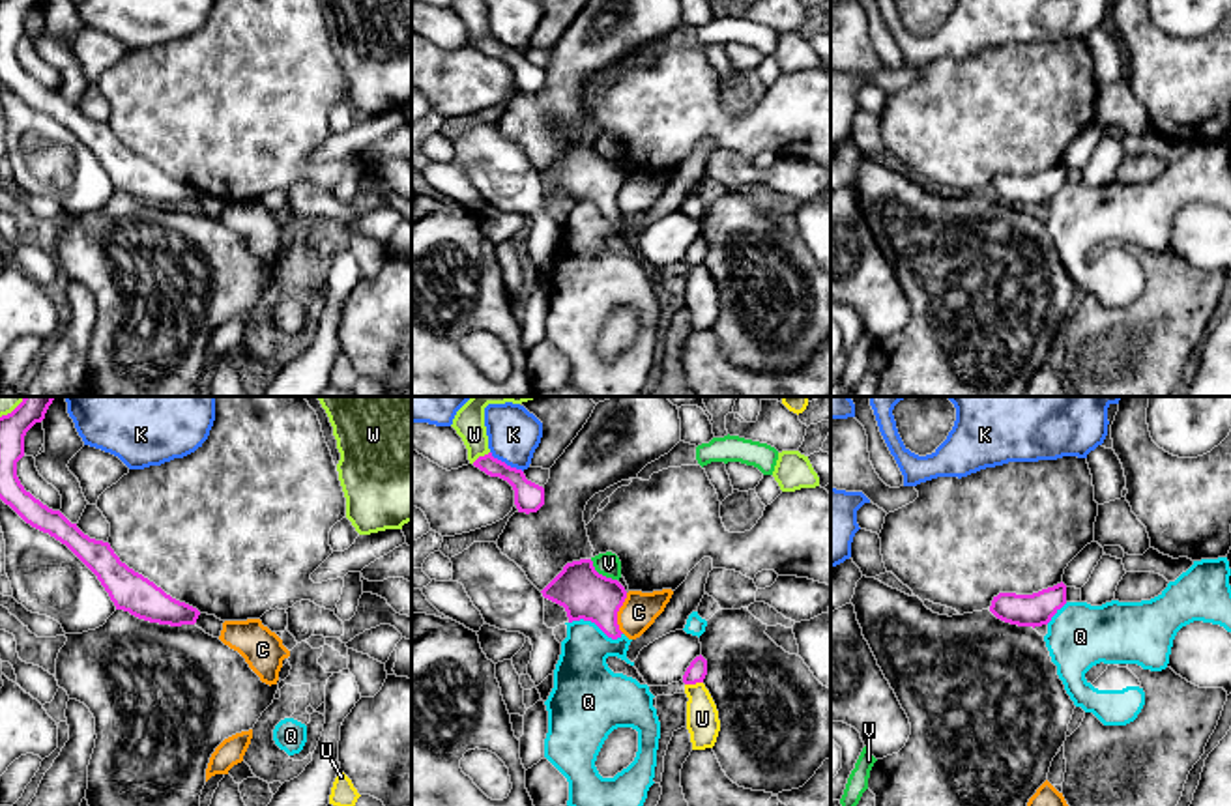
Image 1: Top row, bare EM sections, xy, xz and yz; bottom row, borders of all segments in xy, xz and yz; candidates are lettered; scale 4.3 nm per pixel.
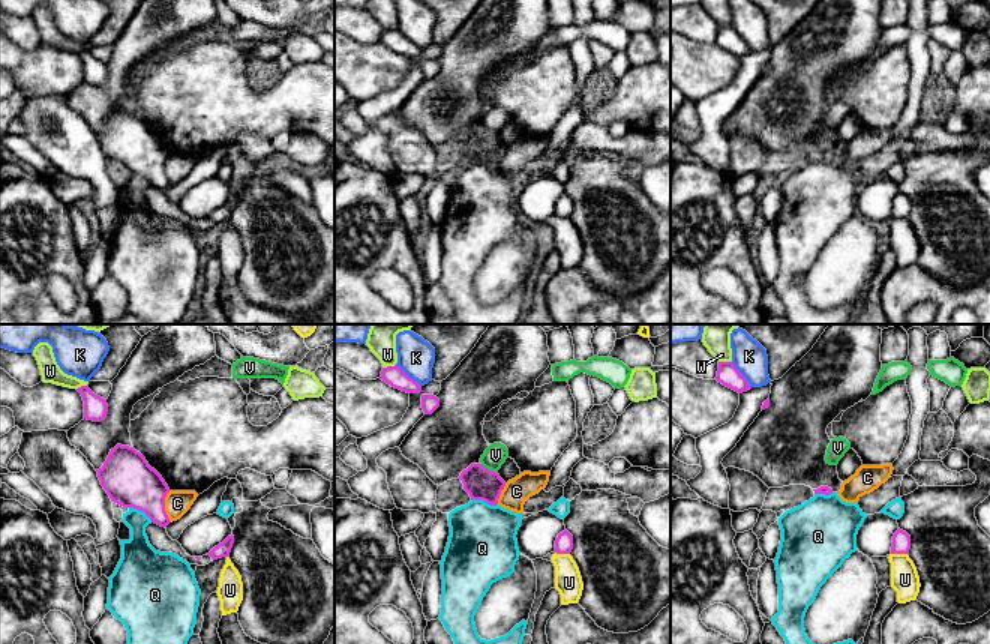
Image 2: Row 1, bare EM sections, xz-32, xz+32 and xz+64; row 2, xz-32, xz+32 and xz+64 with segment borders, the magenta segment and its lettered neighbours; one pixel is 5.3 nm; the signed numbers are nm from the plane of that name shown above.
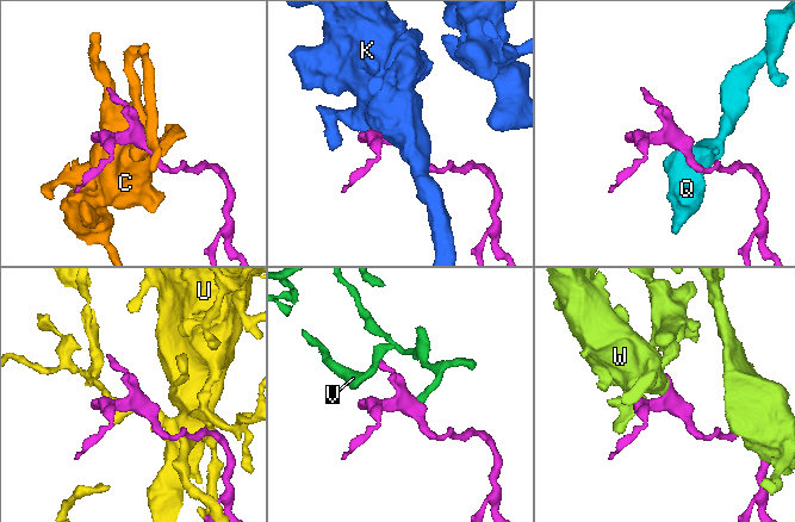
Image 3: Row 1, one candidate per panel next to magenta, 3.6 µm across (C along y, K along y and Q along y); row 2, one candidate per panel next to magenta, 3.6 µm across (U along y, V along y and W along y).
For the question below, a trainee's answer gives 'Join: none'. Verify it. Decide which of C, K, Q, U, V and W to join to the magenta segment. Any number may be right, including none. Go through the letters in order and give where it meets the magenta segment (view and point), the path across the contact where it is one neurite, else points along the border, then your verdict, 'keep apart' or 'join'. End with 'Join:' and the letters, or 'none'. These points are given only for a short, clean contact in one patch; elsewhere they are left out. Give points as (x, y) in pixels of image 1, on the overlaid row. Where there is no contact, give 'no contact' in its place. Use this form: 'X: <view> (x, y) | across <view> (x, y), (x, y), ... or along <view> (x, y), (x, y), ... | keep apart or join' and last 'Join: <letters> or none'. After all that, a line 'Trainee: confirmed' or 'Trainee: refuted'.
C: xz (616, 614) | along xz (627, 593), (618, 612), (618, 629), (622, 633) | keep apart
K: xz (504, 462) | keep apart
Q: xz (595, 623) | along xz (569, 621), (593, 621), (608, 636), (622, 636) | keep apart
U: xz (693, 683) | keep apart
V: xz (601, 575) | along xz (590, 560), (599, 573), (616, 580) | keep apart
W: xz (479, 457) | keep apart
Join: none
Trainee: confirmed

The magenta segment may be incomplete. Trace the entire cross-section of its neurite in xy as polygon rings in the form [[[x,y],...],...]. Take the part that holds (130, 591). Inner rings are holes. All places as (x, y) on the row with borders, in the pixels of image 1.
[[[24,396],[22,402],[7,415],[0,417],[0,499],[9,505],[26,524],[49,533],[65,544],[101,582],[116,610],[129,612],[131,615],[170,626],[195,625],[200,612],[185,602],[167,595],[153,582],[129,569],[114,554],[109,542],[90,539],[77,524],[71,524],[60,511],[52,511],[24,490],[17,477],[17,462],[24,456],[26,432],[45,419],[54,396]]]

